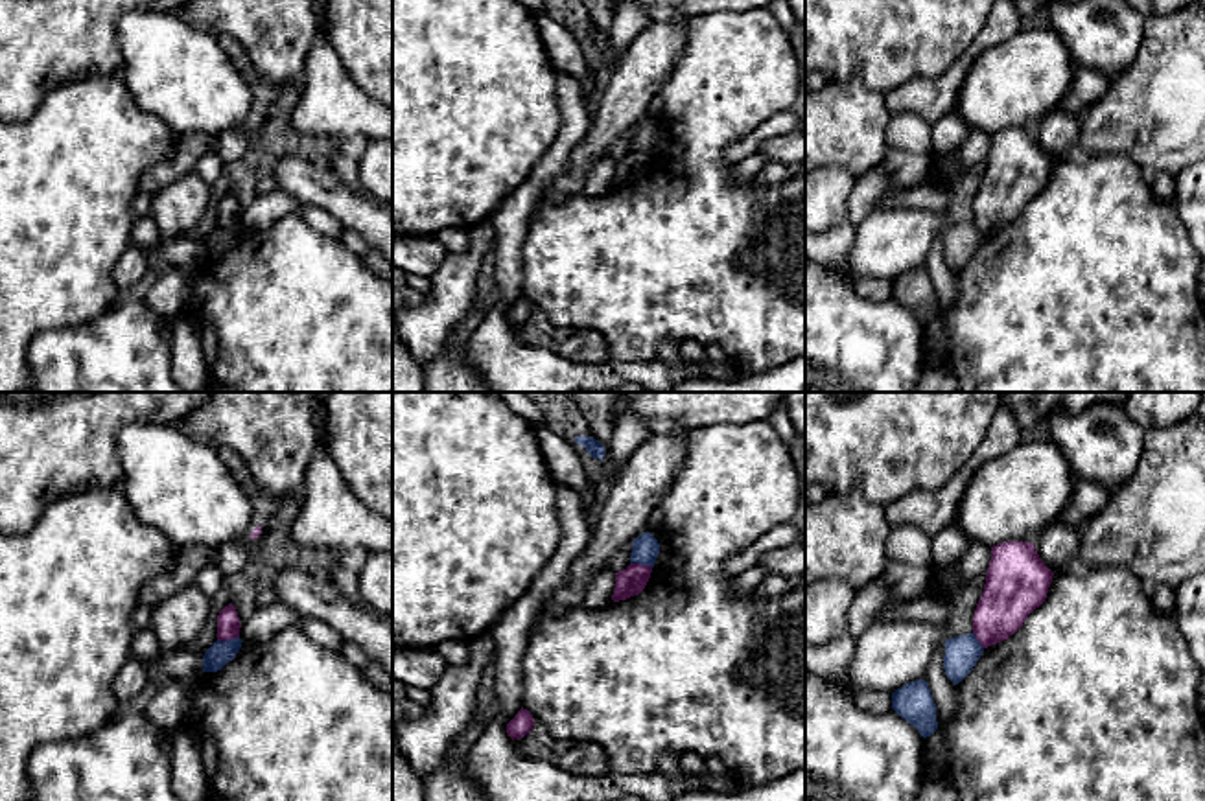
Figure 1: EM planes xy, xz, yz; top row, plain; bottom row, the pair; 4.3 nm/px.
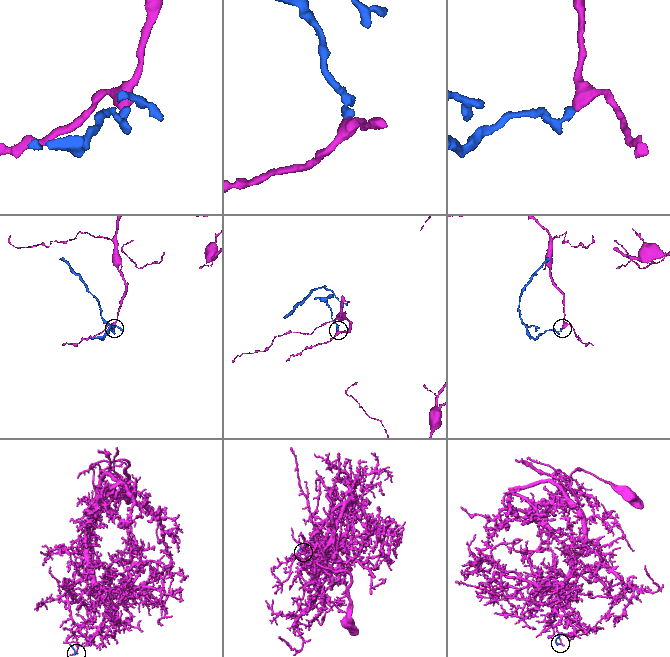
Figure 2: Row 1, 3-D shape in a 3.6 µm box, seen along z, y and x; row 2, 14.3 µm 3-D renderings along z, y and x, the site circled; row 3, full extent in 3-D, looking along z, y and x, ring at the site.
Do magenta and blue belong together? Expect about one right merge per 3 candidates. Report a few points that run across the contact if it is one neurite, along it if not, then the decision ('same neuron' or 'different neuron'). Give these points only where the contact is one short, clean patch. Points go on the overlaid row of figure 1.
line xy (238, 636), (218, 641); different neuron

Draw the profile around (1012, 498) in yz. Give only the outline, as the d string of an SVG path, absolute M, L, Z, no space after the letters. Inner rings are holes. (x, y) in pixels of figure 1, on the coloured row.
M1026 436L1015 449L988 460L969 473L954 523L969 541L980 541L988 547L1004 541L1034 543L1067 508L1074 484L1074 473L1059 446L1052 440L1032 440Z

